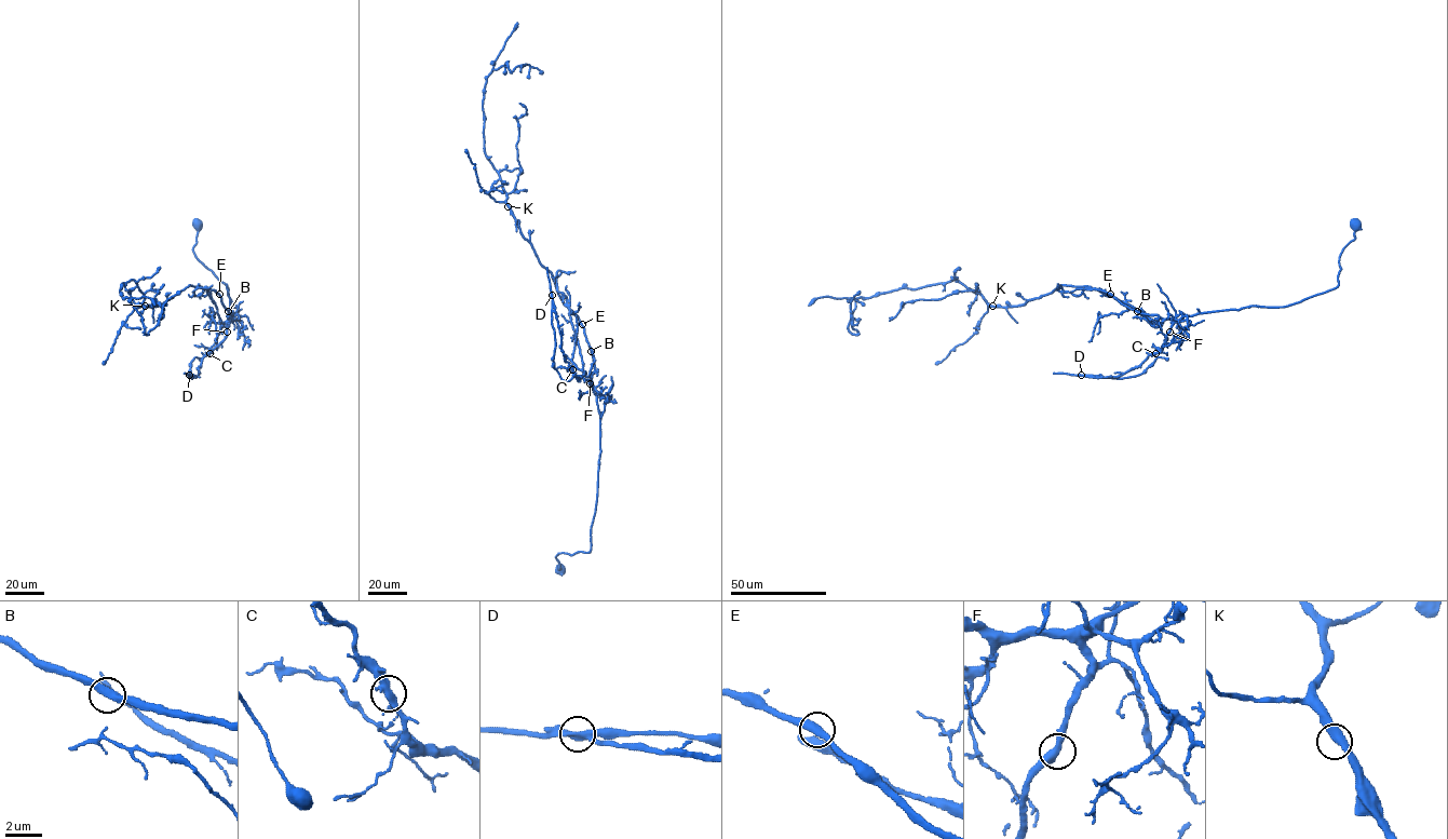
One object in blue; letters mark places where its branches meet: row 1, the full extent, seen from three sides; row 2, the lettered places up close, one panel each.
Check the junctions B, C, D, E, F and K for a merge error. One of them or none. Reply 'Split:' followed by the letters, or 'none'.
Split: D

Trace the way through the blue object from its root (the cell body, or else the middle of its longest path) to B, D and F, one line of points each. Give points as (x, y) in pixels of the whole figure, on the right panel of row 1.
B: (1354, 225), (1354, 238), (1339, 257), (1339, 284), (1331, 289), (1282, 307), (1180, 312), (1166, 319), (1137, 311)
D: (1354, 225), (1334, 288), (1282, 307), (1180, 312), (1162, 349), (1139, 365), (1117, 376), (1081, 375)
F: (1354, 225), (1334, 288), (1282, 307), (1180, 312), (1169, 332)

